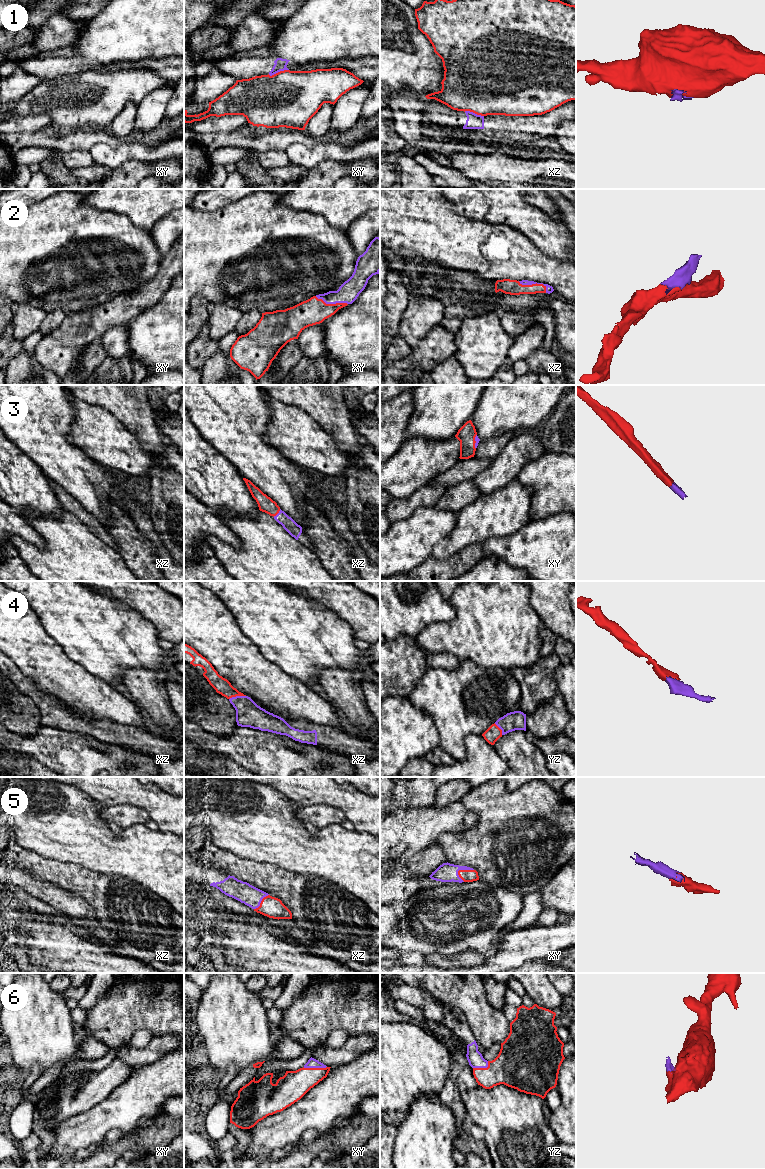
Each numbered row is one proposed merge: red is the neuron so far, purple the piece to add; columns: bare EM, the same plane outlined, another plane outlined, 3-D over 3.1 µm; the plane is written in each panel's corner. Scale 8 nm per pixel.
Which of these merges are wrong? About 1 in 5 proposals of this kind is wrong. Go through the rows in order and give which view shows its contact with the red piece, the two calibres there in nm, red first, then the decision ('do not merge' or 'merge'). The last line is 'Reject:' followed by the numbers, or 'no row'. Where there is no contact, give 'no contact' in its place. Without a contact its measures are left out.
1: meets red in xy; 460 nm thick on the red side, 100 nm on the other; do not merge
2: meets red in xz; 130 nm thick on the red side, 60 nm on the other; merge
3: meets red in xz; 120 nm thick on the red side, 110 nm on the other; merge
4: meets red in xz; 130 nm thick on the red side, 200 nm on the other; merge
5: meets red in xy; 100 nm thick on the red side, 150 nm on the other; merge
6: meets red in xy; 240 nm thick on the red side, 80 nm on the other; merge
Reject: 1

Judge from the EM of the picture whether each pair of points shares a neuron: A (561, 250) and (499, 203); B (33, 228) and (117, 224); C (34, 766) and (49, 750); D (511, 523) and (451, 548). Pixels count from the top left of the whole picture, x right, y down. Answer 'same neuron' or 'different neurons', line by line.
A: same neuron
B: same neuron
C: different neurons
D: same neuron

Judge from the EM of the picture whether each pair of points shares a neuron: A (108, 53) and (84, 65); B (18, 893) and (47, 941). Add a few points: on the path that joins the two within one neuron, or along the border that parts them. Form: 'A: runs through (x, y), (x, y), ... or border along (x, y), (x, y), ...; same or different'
A: border along (74, 47), (82, 57), (102, 64), (117, 62); different
B: border along (11, 896), (26, 904), (33, 911), (46, 915); different

